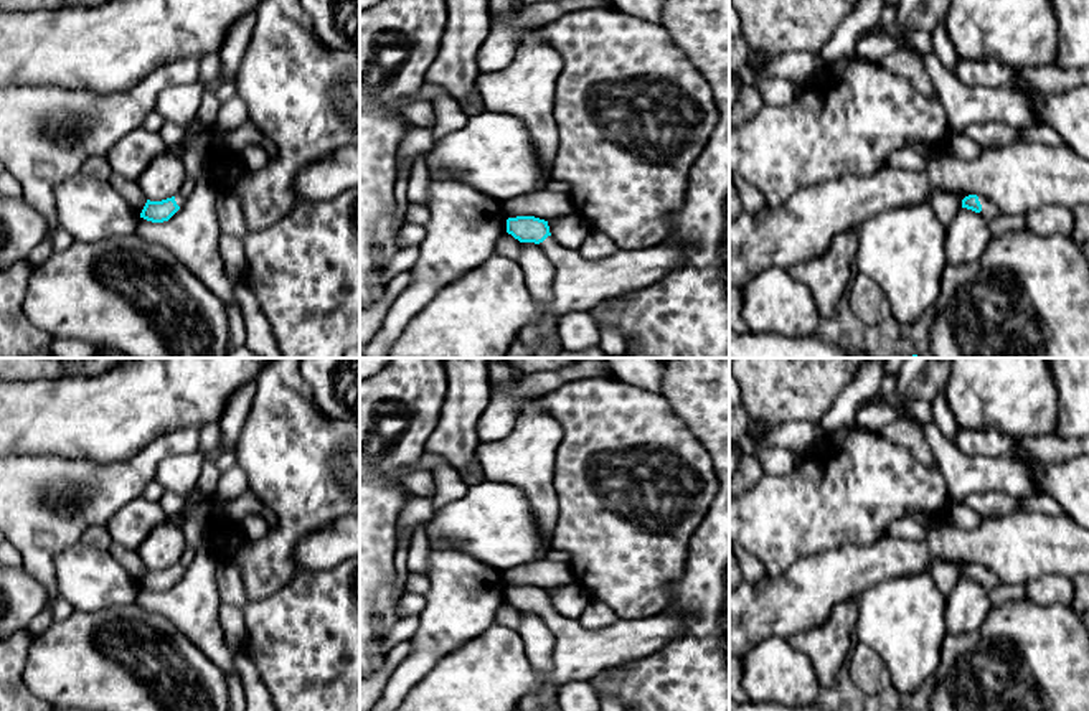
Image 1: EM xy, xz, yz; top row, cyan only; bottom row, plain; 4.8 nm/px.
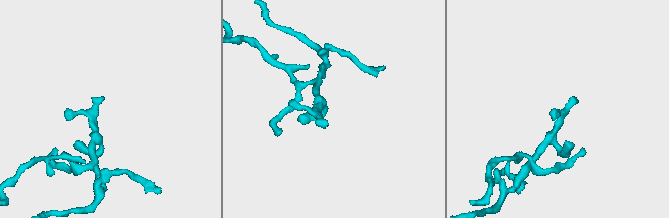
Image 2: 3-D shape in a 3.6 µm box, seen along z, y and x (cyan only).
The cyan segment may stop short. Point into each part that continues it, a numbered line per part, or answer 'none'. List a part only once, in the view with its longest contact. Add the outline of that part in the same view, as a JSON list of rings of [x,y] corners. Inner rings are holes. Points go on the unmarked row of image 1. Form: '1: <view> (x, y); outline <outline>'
1: yz (987, 581); outline [[[978,564],[978,571],[982,574],[982,581],[980,584],[985,587],[985,589],[990,589],[997,581],[995,581],[995,576],[992,574],[990,569],[987,569],[985,566]]]

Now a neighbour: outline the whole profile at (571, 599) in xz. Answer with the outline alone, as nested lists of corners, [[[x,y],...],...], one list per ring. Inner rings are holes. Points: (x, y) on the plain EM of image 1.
[[[574,582],[548,591],[554,610],[568,619],[578,620],[591,602],[586,589]]]

